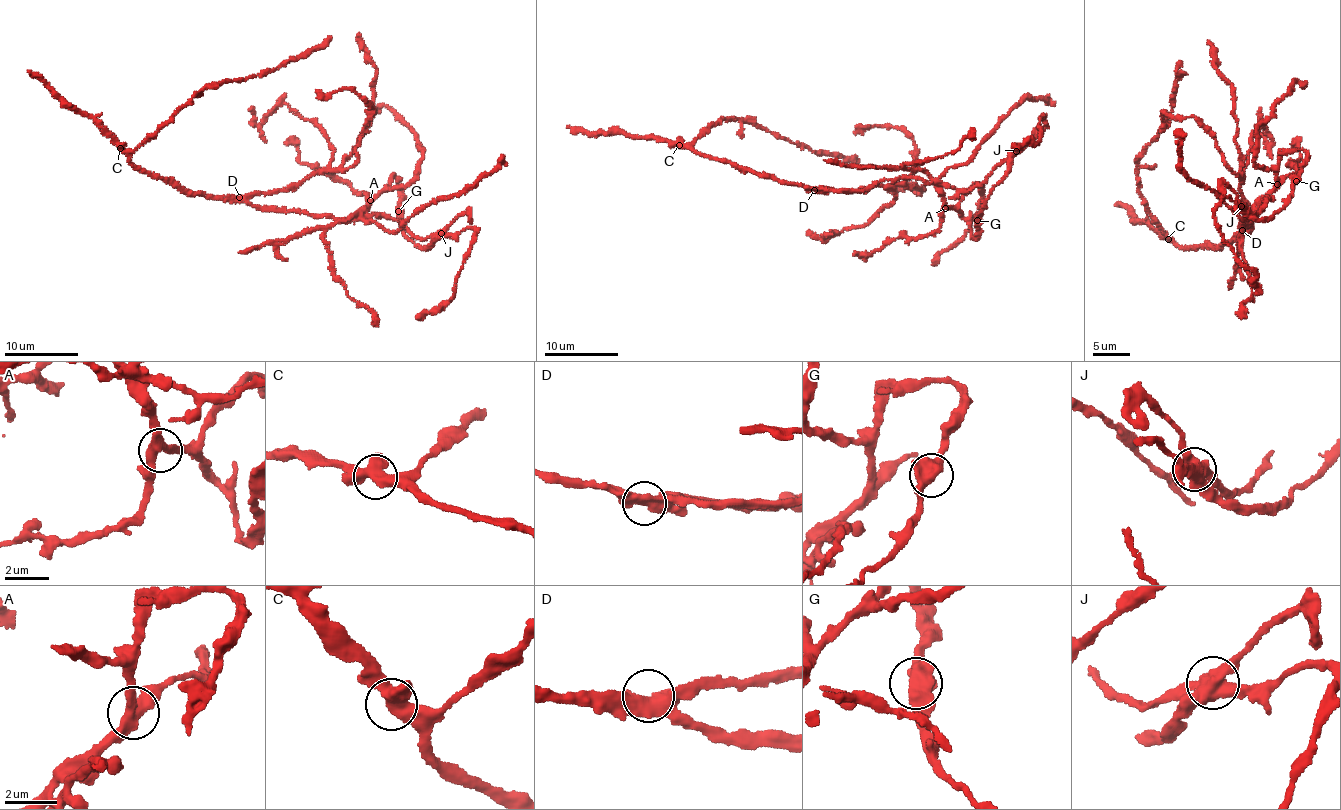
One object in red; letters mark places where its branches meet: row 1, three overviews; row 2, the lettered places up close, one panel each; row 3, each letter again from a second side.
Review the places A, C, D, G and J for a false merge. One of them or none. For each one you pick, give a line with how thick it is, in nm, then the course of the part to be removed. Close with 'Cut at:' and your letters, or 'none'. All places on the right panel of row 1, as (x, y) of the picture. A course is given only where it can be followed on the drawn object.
J: 550 nm | (1242, 207), (1266, 220), (1283, 207), (1306, 153), (1280, 157), (1276, 186), (1245, 216), (1252, 298), (1241, 318)
Cut at: J

